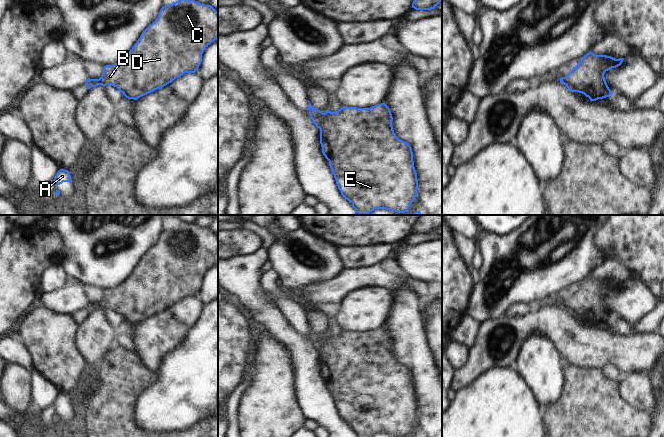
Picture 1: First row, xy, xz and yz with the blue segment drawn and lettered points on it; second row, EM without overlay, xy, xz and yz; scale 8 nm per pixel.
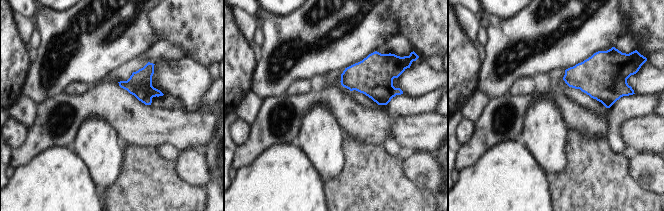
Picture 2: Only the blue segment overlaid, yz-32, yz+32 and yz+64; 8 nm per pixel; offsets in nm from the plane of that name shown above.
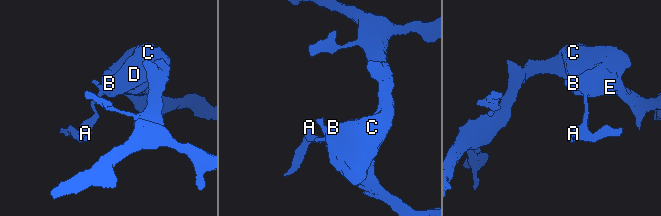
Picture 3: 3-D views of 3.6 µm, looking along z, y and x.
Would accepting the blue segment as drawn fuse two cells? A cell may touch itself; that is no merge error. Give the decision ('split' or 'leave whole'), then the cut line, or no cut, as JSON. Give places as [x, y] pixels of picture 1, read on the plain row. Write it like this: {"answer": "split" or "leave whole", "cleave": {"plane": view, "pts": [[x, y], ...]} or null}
{"answer": "split", "cleave": {"plane": "xz", "pts": [[324, 337], [319, 352]]}}

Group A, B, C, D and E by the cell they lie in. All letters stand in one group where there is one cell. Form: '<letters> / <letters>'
A / B C D E

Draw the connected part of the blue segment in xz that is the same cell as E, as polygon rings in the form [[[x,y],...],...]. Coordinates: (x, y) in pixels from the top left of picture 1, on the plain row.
[[[385,327],[370,332],[343,330],[336,336],[327,334],[324,337],[319,352],[322,377],[329,385],[342,420],[352,427],[352,431],[357,437],[371,437],[376,433],[405,437],[418,419],[418,404],[412,372],[407,366],[396,360],[392,345],[391,335]]]

